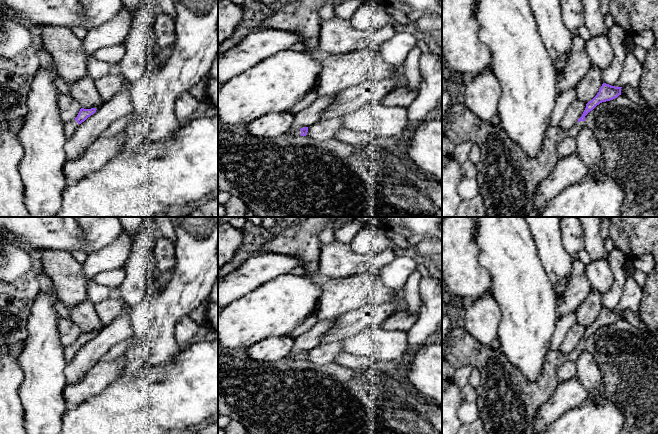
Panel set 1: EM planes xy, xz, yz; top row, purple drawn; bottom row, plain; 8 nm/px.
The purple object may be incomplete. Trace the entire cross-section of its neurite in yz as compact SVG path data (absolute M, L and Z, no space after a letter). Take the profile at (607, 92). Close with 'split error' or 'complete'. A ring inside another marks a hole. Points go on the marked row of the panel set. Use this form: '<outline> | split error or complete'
M603 83L597 95L586 104L582 116L571 129L564 130L559 126L551 126L548 129L541 151L533 158L526 156L501 125L494 126L491 122L485 122L474 115L464 104L453 102L448 111L443 132L456 145L469 138L479 146L481 158L476 164L476 180L487 217L539 217L541 211L534 208L536 190L560 159L557 153L560 142L566 137L575 138L585 126L585 116L600 103L621 95L621 88Z | split error

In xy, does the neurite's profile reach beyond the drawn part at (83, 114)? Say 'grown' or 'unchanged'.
grown

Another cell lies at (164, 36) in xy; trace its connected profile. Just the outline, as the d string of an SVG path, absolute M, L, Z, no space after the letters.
M160 12L155 21L155 34L151 46L150 63L156 66L156 54L166 48L175 40L175 24L173 17L164 12Z

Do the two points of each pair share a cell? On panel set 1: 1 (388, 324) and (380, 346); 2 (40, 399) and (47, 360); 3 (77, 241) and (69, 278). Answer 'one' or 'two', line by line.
1: two
2: one
3: two

